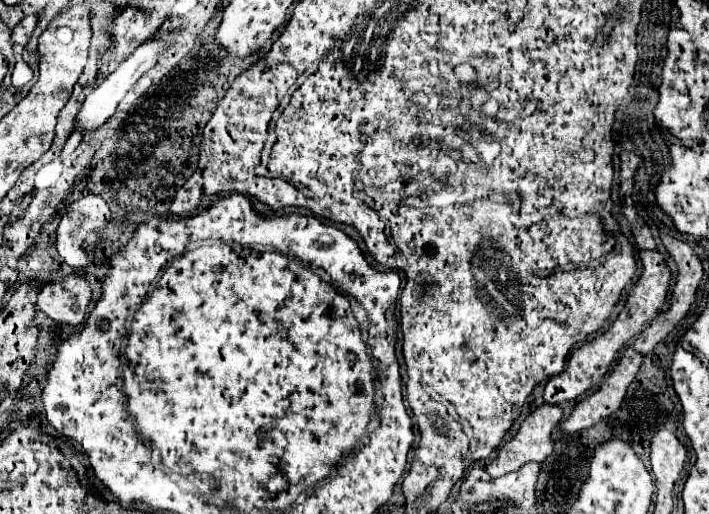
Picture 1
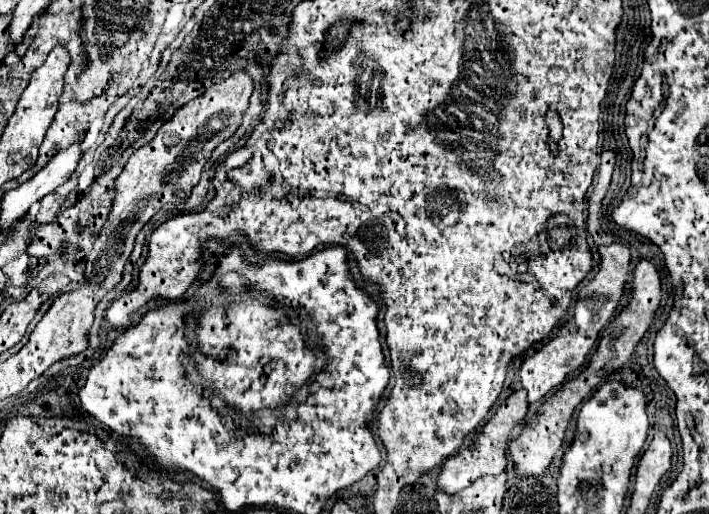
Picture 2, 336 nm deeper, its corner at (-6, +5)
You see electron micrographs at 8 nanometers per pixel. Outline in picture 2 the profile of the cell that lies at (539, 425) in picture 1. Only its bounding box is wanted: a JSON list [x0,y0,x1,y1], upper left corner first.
[435,389,527,493]

